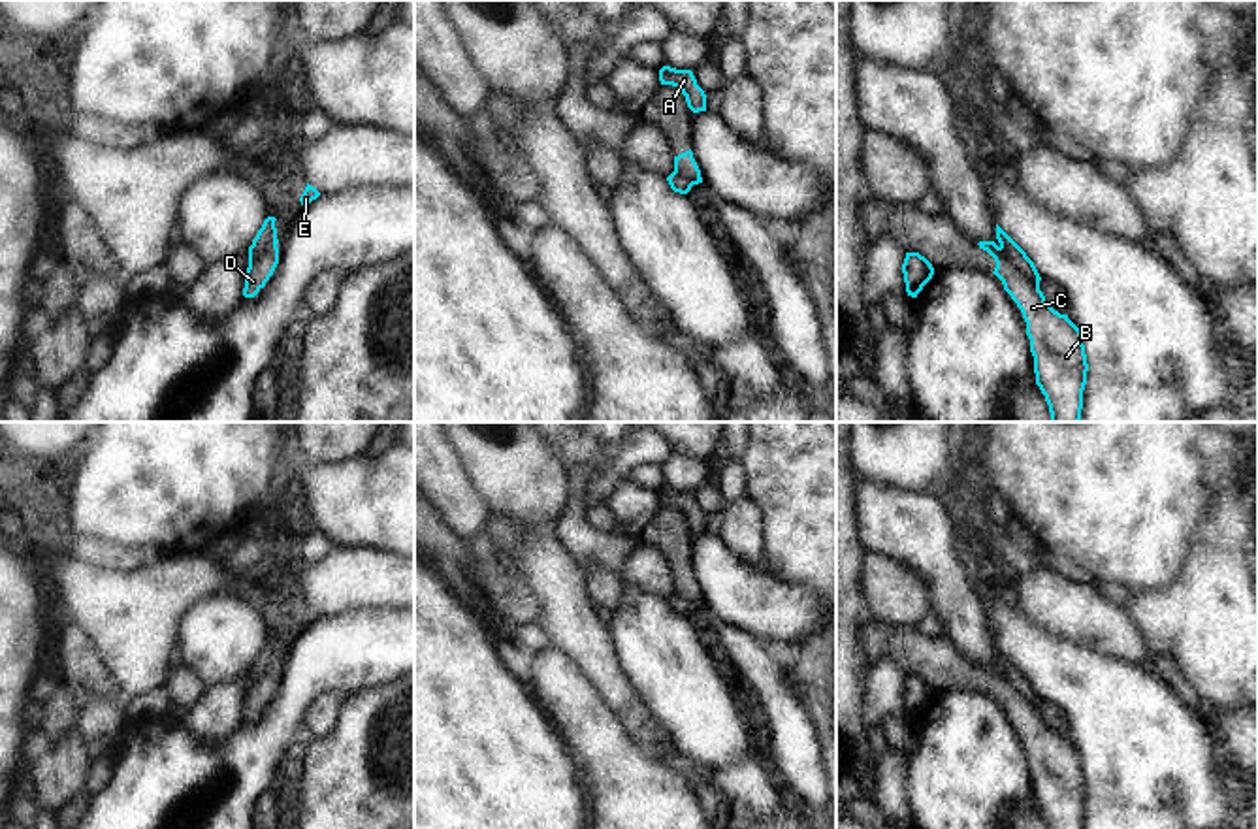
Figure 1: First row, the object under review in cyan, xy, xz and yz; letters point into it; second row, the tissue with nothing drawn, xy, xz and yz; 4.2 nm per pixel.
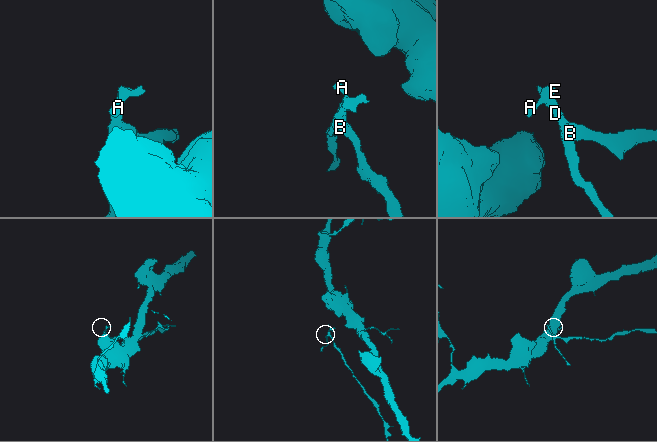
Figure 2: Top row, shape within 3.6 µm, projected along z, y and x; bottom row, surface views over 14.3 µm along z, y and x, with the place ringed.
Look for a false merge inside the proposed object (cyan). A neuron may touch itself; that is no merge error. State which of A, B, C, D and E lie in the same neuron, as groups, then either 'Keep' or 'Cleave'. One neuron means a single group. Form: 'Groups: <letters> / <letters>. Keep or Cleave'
Groups: A E / B C D. Cleave

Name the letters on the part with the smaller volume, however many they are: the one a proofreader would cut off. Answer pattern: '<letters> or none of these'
B, C, D

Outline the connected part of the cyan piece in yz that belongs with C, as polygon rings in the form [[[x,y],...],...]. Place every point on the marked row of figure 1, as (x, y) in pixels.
[[[994,241],[977,245],[994,258],[992,273],[1023,313],[1036,384],[1051,422],[1079,422],[1089,371],[1081,330],[1045,301],[1040,283],[1030,281]]]

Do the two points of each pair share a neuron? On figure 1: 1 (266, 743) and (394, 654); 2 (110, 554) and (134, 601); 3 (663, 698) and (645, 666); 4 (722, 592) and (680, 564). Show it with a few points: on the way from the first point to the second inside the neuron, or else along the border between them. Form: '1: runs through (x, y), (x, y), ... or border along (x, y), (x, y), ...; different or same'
1: runs through (287, 707), (339, 654), (358, 654); same
2: border along (161, 558), (129, 571), (95, 569), (76, 560); different
3: runs through (663, 690), (663, 684), (652, 673); same
4: border along (693, 536), (688, 569); different

